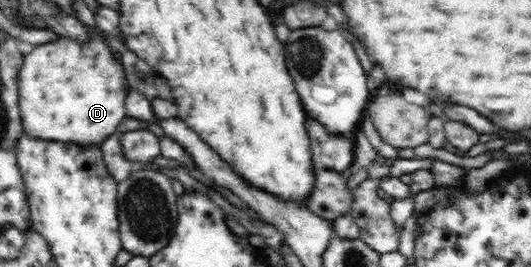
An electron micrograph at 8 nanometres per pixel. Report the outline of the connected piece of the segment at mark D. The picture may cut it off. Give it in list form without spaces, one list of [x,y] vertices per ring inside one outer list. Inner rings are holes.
[[[87,29],[89,31],[89,41],[79,42],[79,40],[71,39],[69,37],[59,37],[59,41],[55,41],[55,43],[43,43],[43,45],[37,45],[29,55],[24,56],[24,63],[21,66],[18,75],[18,92],[19,92],[19,111],[21,113],[21,125],[22,131],[27,132],[29,135],[53,135],[53,140],[57,140],[57,142],[73,142],[77,144],[97,144],[107,139],[112,133],[117,132],[117,127],[119,127],[119,123],[126,117],[125,111],[125,99],[127,95],[129,95],[129,81],[127,81],[127,77],[125,77],[125,69],[123,69],[123,65],[121,63],[111,63],[111,61],[119,61],[117,57],[115,57],[115,53],[107,47],[107,39],[109,39],[109,35],[105,30],[99,31],[99,29]]]

